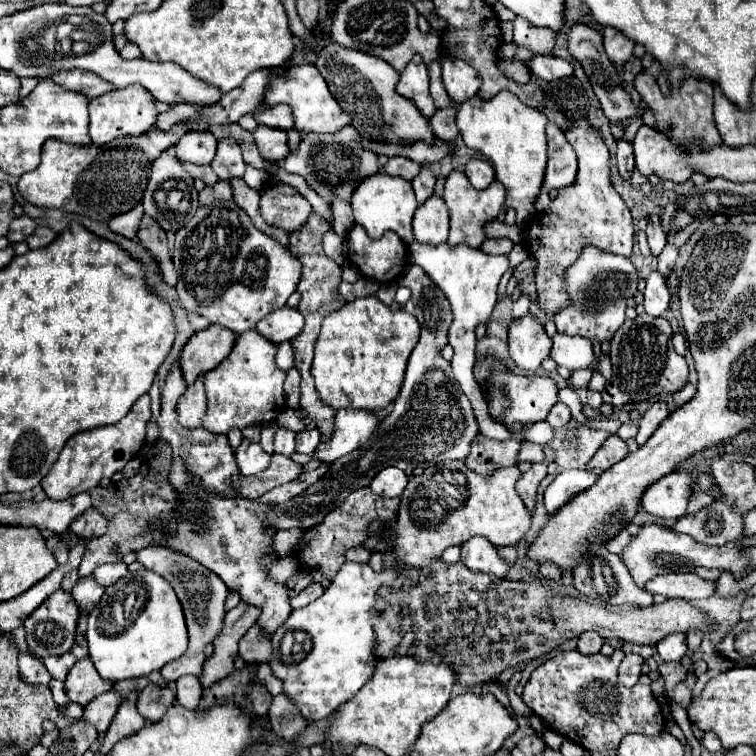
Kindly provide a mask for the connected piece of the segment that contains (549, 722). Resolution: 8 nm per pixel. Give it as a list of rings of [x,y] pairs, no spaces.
[[[578,650],[558,652],[532,672],[524,686],[522,700],[534,710],[536,716],[540,716],[548,730],[558,732],[590,752],[614,750],[628,732],[660,734],[664,728],[664,718],[650,690],[652,680],[642,674],[636,686],[622,686],[618,682],[618,664],[622,658],[622,650],[614,650],[608,658],[602,654],[586,656]]]

